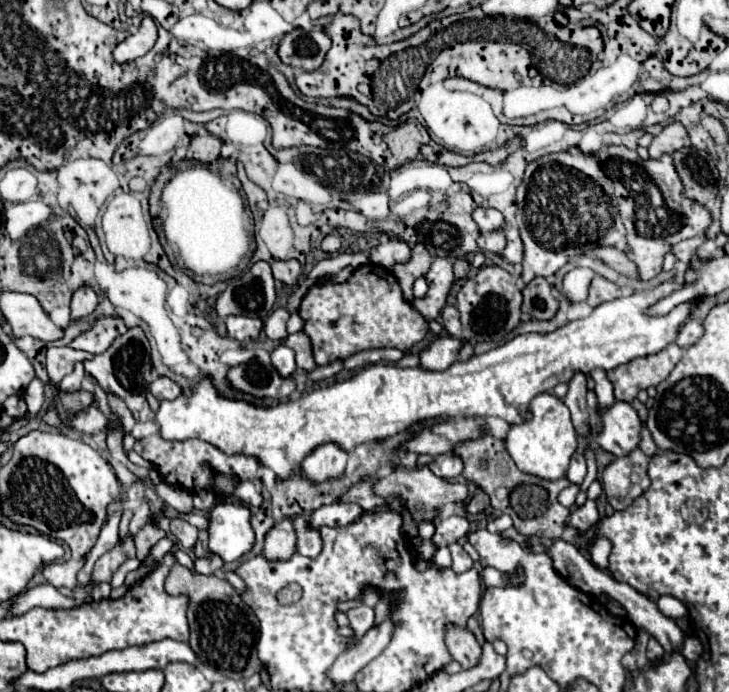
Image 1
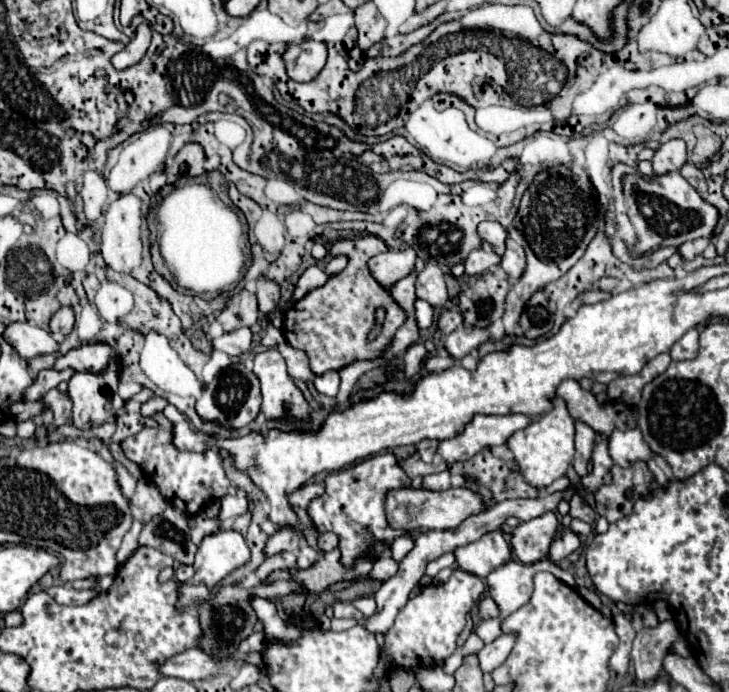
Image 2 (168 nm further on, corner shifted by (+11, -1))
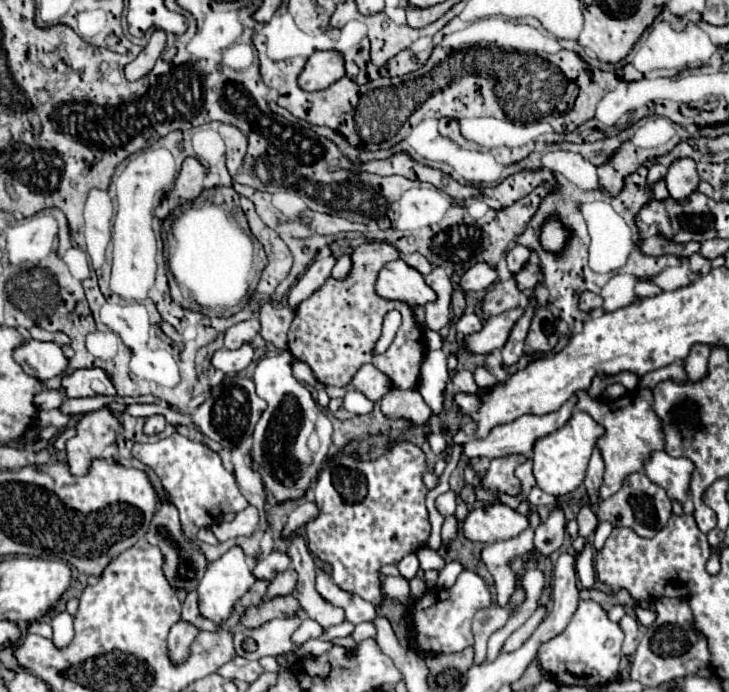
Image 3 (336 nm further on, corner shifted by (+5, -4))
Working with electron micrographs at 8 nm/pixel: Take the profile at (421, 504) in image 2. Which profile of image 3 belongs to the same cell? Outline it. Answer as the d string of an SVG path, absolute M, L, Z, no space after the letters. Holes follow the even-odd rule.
M492 505L484 509L470 509L462 531L472 541L496 543L502 539L512 539L528 529L528 517L506 505Z

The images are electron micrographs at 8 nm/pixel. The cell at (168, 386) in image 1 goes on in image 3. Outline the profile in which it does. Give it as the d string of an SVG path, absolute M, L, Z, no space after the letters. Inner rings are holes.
M154 415L154 417L148 417L148 419L146 419L144 433L146 433L146 435L154 435L154 433L164 431L164 427L166 427L166 419L164 419L162 415Z

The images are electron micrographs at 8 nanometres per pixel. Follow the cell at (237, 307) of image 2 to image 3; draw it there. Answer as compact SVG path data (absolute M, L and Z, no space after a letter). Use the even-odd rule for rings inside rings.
M258 319L242 321L242 323L234 325L232 329L228 329L224 333L224 347L226 349L238 349L238 347L250 343L256 337L258 331L260 331L260 321Z

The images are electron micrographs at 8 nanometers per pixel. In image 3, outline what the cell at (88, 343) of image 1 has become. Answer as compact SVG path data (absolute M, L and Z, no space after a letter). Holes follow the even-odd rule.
M78 369L74 375L62 379L62 387L68 399L94 397L94 395L116 395L116 389L102 369Z

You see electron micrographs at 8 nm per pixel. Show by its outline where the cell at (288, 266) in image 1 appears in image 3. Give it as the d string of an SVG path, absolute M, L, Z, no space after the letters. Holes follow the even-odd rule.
M266 303L260 309L260 335L266 343L272 343L276 349L286 349L286 333L294 319L294 311L290 307L278 307L274 303Z

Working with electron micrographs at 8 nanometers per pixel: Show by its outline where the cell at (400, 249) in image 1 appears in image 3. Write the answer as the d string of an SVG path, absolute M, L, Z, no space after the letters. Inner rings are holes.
M402 259L386 263L378 275L376 293L390 301L404 301L410 307L426 305L436 299L434 291L424 283L424 277Z

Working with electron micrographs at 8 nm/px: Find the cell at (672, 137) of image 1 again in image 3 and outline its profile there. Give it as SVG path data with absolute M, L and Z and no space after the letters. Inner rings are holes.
M678 159L672 163L666 175L666 187L672 199L678 199L678 203L686 203L690 195L698 189L700 175L696 171L696 163L692 159Z

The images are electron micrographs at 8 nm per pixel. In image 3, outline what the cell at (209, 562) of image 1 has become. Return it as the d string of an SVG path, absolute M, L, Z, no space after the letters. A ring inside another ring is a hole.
M178 621L170 629L170 635L168 635L170 663L178 665L178 663L184 663L190 657L190 645L196 639L196 635L198 635L198 629L188 625L188 623L184 623L184 621Z

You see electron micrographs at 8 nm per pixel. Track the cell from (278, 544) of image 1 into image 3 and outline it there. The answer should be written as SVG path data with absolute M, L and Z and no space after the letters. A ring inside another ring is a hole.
M288 569L284 573L278 573L272 583L268 585L268 599L276 599L276 597L284 597L290 595L296 587L296 571Z

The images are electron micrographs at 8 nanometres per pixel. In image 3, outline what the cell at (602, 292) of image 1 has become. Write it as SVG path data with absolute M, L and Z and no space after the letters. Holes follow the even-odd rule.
M584 291L580 295L580 309L582 311L592 311L592 309L598 309L598 307L602 307L602 297L600 295L596 295L592 291Z

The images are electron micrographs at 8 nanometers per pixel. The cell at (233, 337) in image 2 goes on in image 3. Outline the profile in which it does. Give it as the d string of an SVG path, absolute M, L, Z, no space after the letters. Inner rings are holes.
M244 345L236 351L220 349L212 357L212 365L214 365L214 369L218 369L222 373L240 373L242 369L246 369L250 365L252 357L254 357L254 351L250 345Z

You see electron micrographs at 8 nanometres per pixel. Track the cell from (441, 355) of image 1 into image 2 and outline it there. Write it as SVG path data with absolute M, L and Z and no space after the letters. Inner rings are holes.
M460 326L452 334L448 334L448 338L444 338L442 344L444 344L444 350L448 352L450 358L460 360L462 356L466 356L468 352L472 352L474 348L478 348L486 340L488 340L488 330Z

